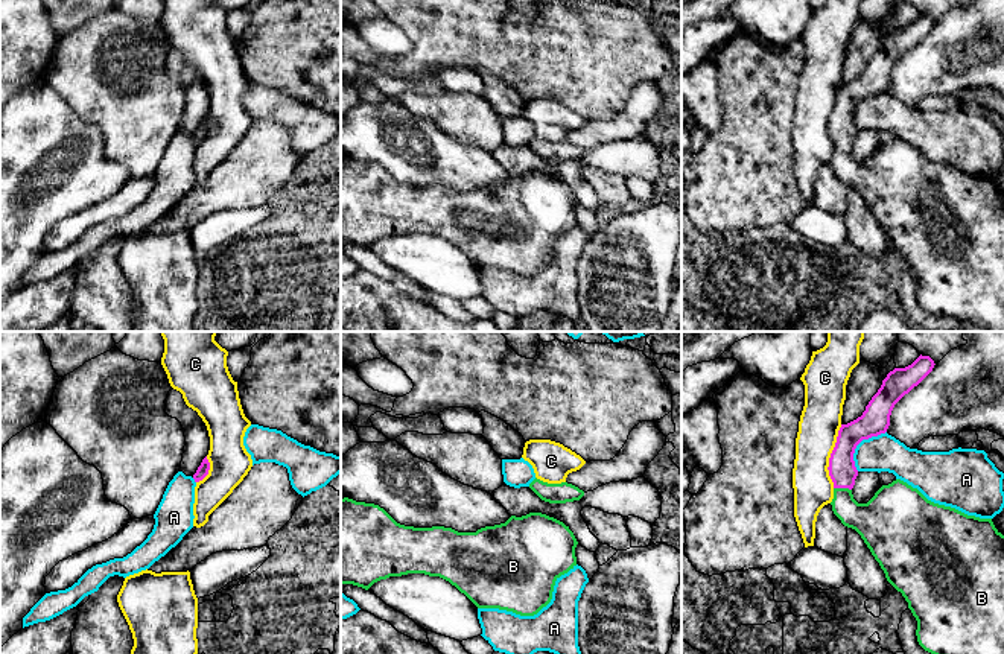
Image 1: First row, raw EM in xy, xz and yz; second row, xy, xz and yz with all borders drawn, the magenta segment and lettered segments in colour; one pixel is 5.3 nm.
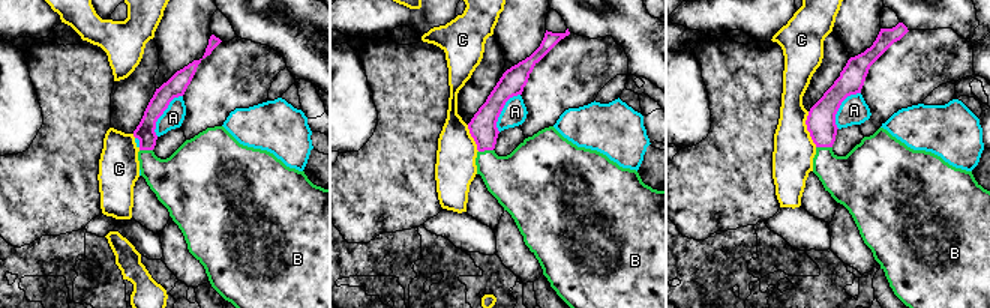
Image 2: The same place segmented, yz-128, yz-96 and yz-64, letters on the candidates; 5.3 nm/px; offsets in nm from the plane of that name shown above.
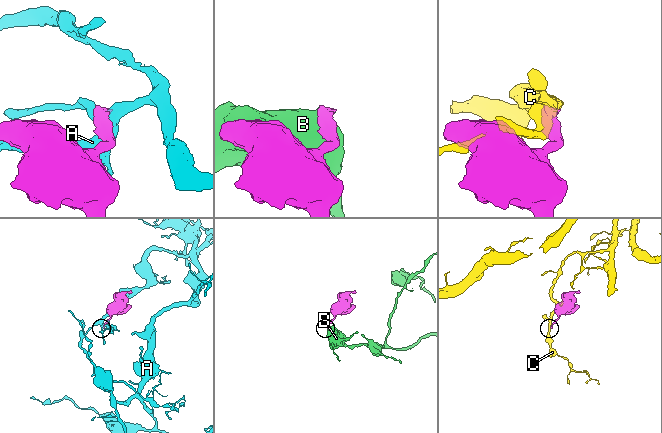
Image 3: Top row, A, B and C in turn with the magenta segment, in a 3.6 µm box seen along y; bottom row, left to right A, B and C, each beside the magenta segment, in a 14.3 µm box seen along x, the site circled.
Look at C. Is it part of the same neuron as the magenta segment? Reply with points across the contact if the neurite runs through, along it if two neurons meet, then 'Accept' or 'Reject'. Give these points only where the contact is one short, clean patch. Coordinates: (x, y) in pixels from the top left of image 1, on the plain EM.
Boundary: yz (841, 84), (828, 126), (832, 146). Reject

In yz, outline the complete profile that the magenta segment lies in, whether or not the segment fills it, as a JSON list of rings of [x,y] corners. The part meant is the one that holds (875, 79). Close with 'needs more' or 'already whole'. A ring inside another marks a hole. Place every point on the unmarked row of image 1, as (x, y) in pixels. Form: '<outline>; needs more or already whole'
[[[919,15],[905,27],[894,27],[882,40],[866,70],[841,84],[829,117],[834,141],[834,173],[855,189],[885,233],[902,252],[917,280],[919,304],[937,315],[974,322],[986,332],[1004,332],[1004,195],[992,178],[967,175],[928,160],[917,148],[896,138],[882,144],[867,163],[853,158],[858,135],[853,113],[863,99],[885,93],[894,64],[934,27],[929,15]]]; needs more

